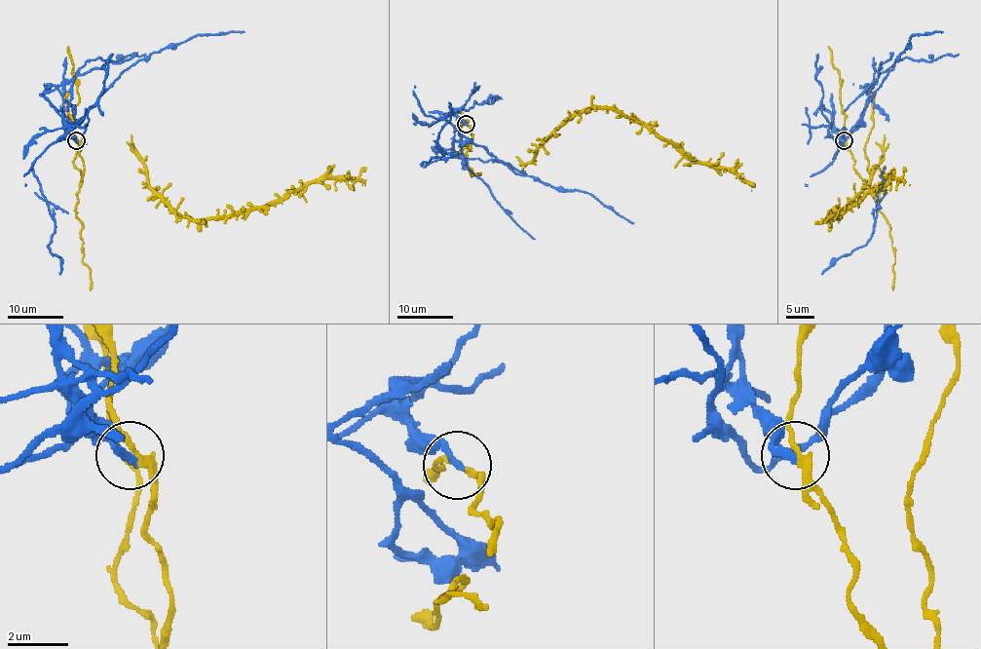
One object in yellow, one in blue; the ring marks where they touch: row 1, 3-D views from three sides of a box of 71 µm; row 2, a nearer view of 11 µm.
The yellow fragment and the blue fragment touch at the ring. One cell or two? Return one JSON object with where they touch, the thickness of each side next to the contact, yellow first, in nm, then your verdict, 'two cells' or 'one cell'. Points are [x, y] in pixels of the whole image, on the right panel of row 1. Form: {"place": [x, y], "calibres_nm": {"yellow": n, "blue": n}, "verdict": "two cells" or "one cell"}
{"place": [844, 140], "calibres_nm": {"yellow": 200, "blue": 240}, "verdict": "two cells"}

